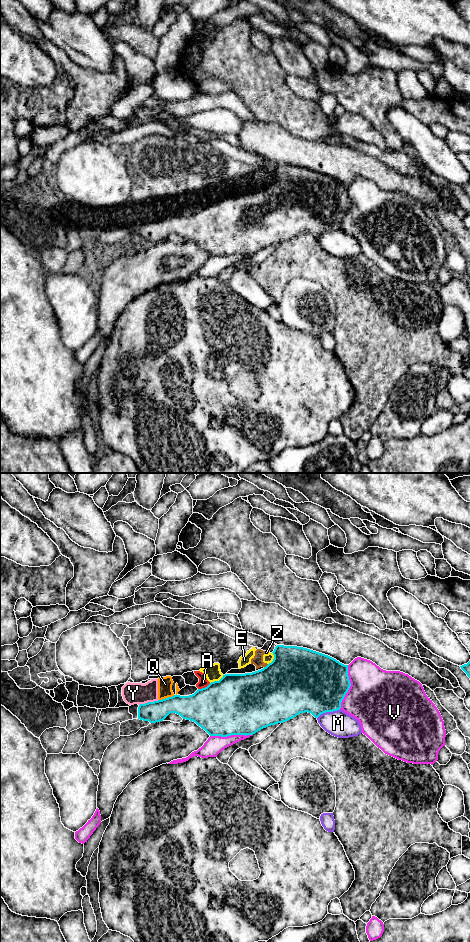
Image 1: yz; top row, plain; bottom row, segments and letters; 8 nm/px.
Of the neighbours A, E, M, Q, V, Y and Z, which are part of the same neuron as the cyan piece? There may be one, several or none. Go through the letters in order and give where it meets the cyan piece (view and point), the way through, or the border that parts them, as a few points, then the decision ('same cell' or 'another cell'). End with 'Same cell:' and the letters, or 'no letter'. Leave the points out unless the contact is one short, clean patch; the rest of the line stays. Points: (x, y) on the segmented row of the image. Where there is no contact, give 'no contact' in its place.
A: meets cyan in yz at (205, 687); border along yz (210, 683), (198, 689); another cell
E: meets cyan in yz at (216, 681); another cell
M: meets cyan in yz at (328, 711); another cell
Q: meets cyan in yz at (166, 698); border along yz (174, 695), (159, 700); another cell
V: meets cyan in yz at (349, 687); another cell
Y: meets cyan in yz at (148, 702); border along yz (158, 699), (139, 705); another cell
Z: meets cyan in yz at (267, 665); border along yz (268, 664), (264, 667); another cell
Same cell: no letter

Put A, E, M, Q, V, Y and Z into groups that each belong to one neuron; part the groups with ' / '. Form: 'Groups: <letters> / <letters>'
Groups: A E Q Y Z / M / V

